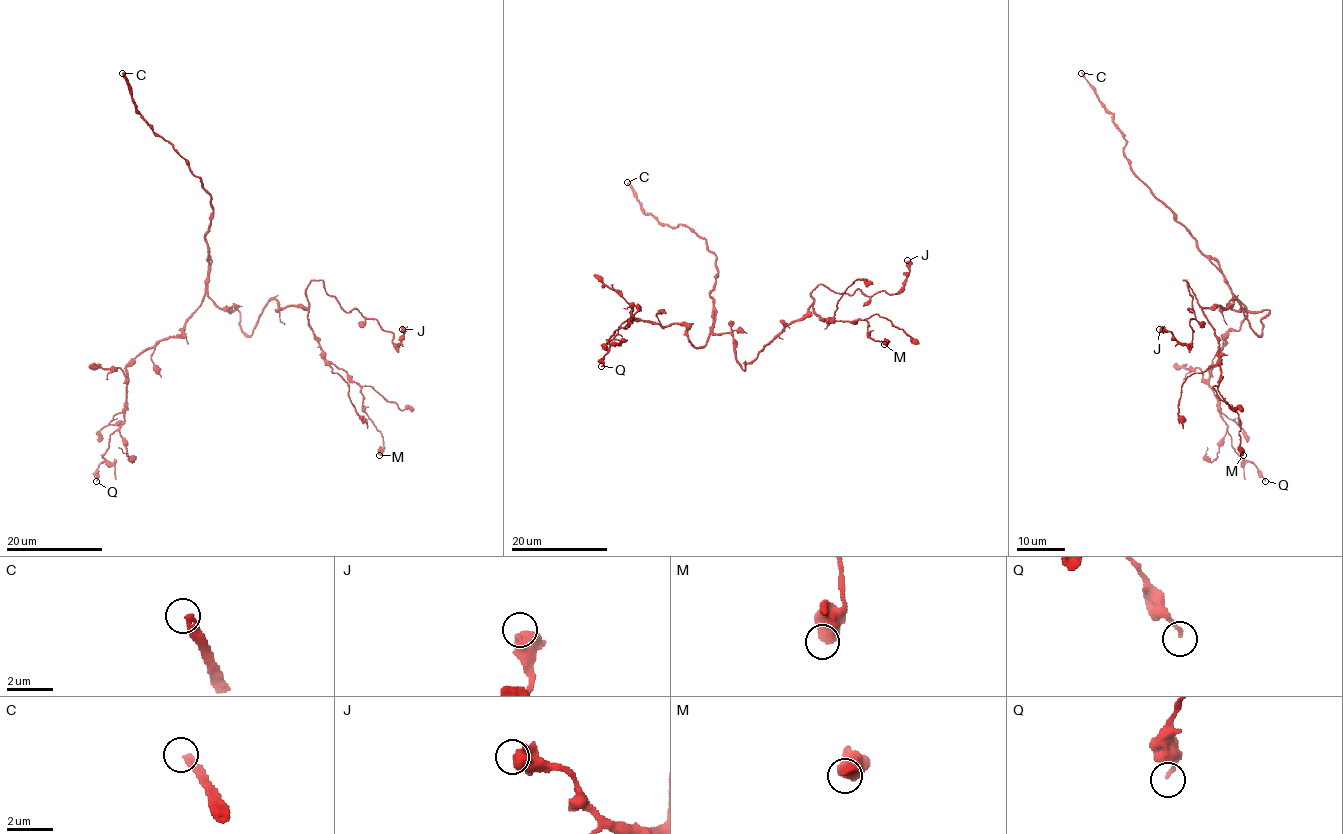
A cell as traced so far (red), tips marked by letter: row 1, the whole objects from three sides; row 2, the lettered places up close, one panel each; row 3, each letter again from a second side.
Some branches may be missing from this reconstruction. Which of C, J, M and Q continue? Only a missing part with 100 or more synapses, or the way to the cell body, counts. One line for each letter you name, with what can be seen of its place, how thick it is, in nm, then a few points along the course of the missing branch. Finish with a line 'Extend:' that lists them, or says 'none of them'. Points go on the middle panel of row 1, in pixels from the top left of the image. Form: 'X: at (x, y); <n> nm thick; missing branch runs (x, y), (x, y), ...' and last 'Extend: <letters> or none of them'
C: at (627, 182); 240 nm thick
Extend: C

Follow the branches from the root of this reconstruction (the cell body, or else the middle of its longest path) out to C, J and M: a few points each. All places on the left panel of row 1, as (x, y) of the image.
C: (231, 311), (208, 295), (205, 232), (211, 196), (136, 109), (122, 73)
J: (231, 311), (250, 335), (271, 299), (306, 307), (306, 288), (322, 280), (394, 343), (402, 329)
M: (231, 311), (250, 335), (271, 299), (305, 307), (322, 354), (360, 386), (362, 410), (383, 438), (379, 455)

